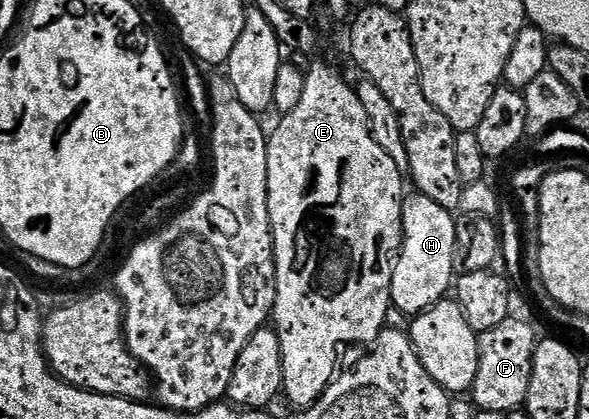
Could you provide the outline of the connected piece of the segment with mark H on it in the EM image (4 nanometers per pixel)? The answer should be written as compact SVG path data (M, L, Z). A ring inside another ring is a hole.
M412 192L404 200L402 224L404 247L400 249L392 277L392 304L397 311L415 316L429 310L436 302L445 301L447 294L444 293L453 289L456 218L453 211L442 208L442 204L430 200L430 196Z

